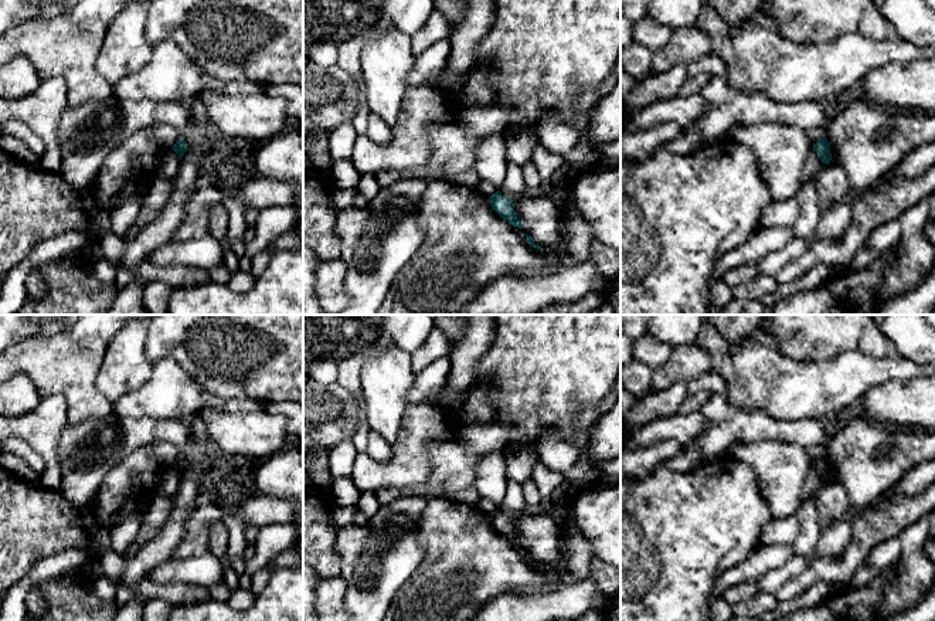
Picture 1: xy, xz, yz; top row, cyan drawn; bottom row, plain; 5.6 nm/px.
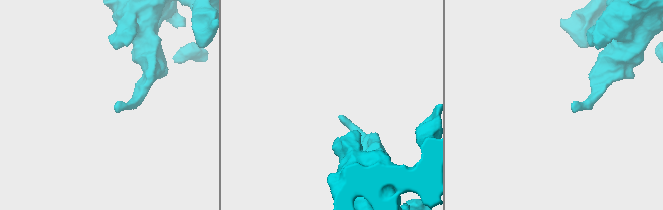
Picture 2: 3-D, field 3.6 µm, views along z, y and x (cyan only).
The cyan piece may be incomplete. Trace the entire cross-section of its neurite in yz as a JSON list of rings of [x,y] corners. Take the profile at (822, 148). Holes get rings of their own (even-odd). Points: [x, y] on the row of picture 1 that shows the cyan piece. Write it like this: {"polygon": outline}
{"polygon": [[[822,138],[815,146],[813,150],[817,153],[823,164],[829,164],[832,160],[830,143],[826,138]]]}

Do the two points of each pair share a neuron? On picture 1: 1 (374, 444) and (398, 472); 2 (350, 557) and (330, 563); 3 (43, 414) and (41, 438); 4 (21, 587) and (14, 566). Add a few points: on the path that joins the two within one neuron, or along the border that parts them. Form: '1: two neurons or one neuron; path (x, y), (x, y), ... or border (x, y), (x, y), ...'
1: two neurons; border (393, 445), (386, 461), (366, 454)
2: two neurons; border (336, 530), (336, 555), (342, 574)
3: one neuron; path (43, 420), (43, 433)
4: two neurons; border (44, 559), (14, 584)

